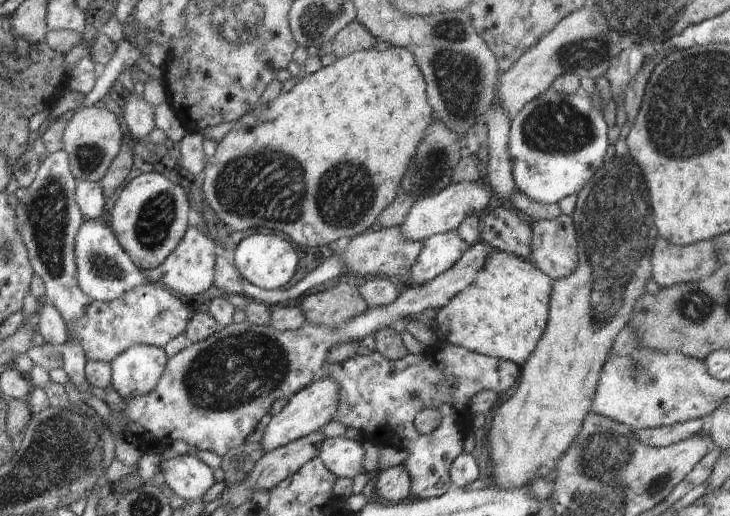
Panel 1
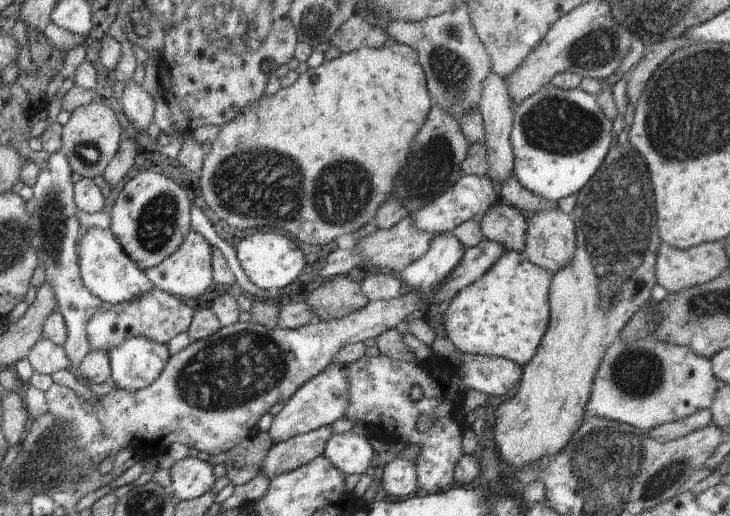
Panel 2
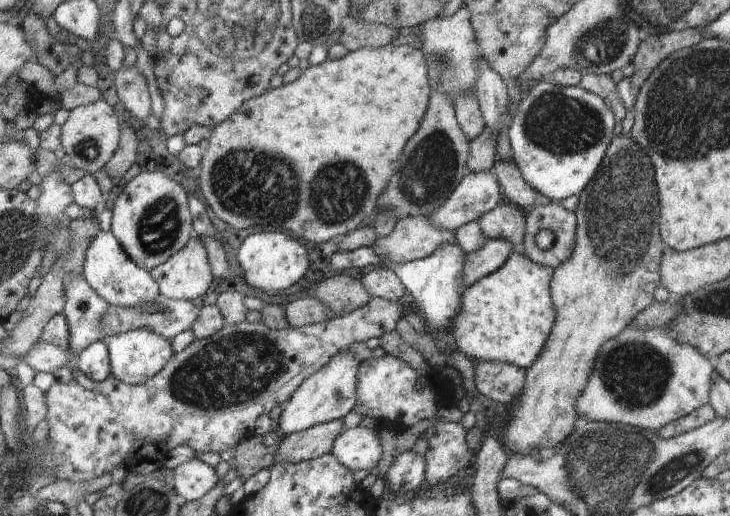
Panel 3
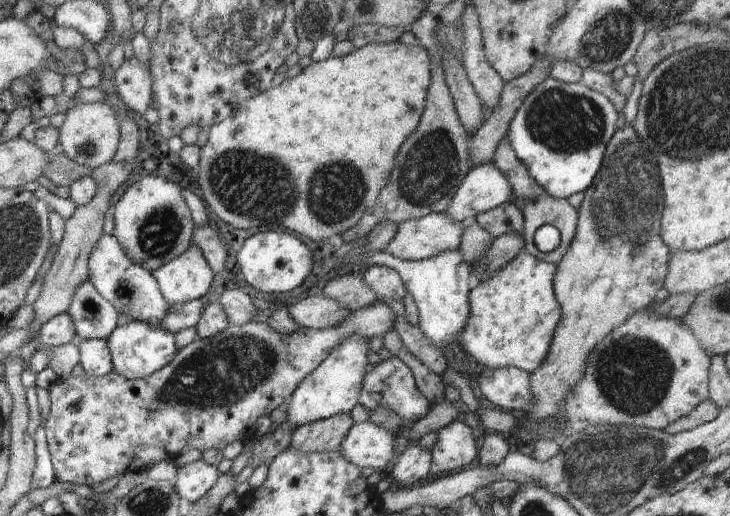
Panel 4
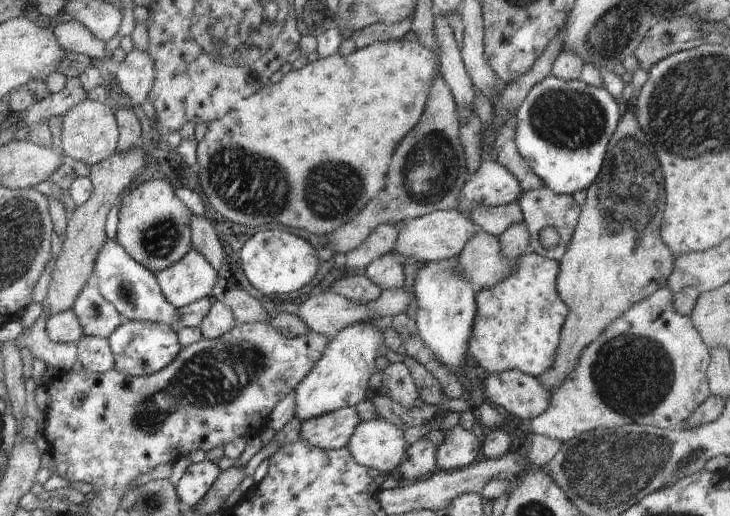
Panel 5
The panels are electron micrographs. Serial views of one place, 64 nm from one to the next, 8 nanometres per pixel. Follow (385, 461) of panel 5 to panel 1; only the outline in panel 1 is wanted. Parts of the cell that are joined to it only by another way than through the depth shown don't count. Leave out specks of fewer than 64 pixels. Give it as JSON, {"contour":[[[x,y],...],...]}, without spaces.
{"contour":[[[333,438],[333,440],[323,440],[317,452],[317,458],[323,460],[323,466],[335,474],[337,478],[353,478],[357,474],[363,472],[363,444],[361,442],[353,442],[353,440],[345,440],[341,438]]]}

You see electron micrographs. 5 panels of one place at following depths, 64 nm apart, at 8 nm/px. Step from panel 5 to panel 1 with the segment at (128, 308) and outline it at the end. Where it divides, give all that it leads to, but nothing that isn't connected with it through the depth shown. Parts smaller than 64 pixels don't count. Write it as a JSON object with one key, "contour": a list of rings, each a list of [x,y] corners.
{"contour":[[[85,220],[75,236],[75,280],[79,290],[89,296],[93,302],[111,302],[119,298],[121,294],[145,284],[143,274],[139,268],[131,262],[131,258],[125,254],[125,250],[119,246],[119,240],[111,232],[111,228],[105,222],[97,220]]]}

